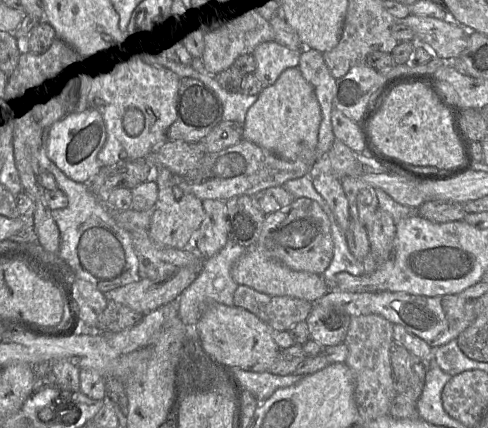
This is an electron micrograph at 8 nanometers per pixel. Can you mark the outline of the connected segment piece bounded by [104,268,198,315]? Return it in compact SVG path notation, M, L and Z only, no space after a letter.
M182 268L163 282L140 278L104 294L107 301L120 303L145 315L175 300L197 276L194 269Z

